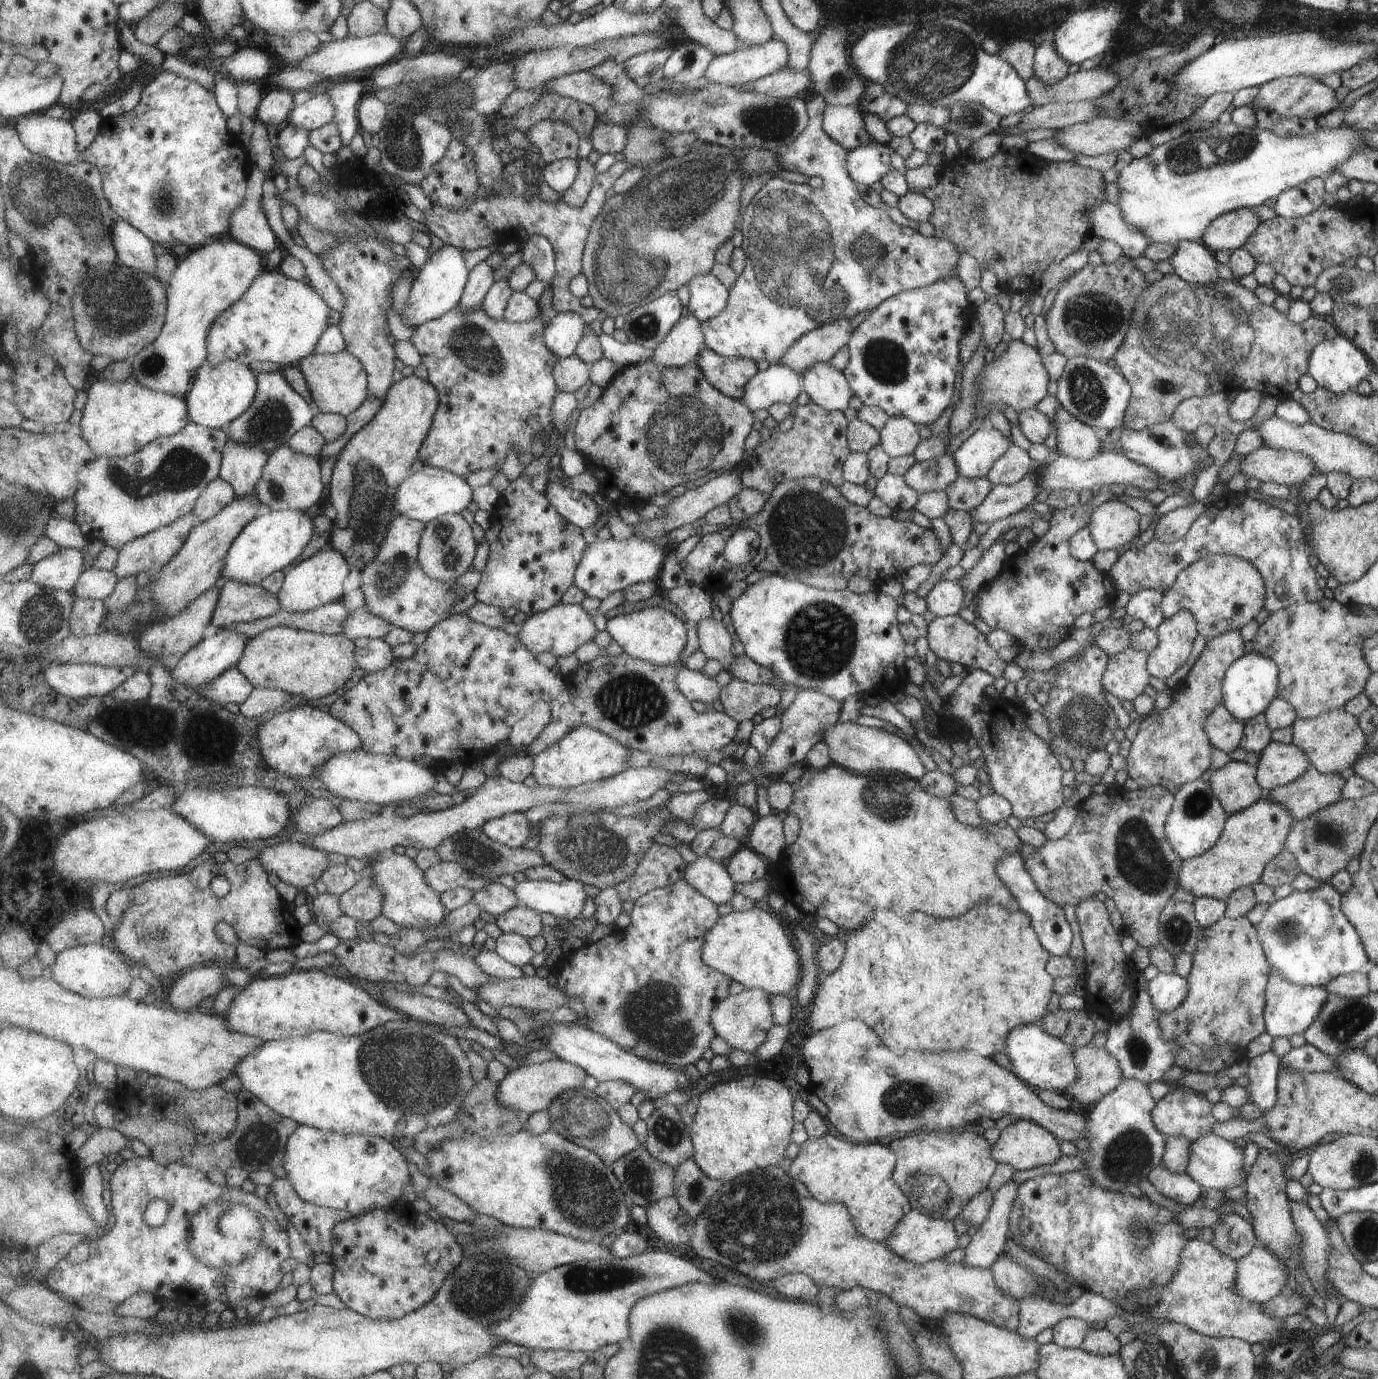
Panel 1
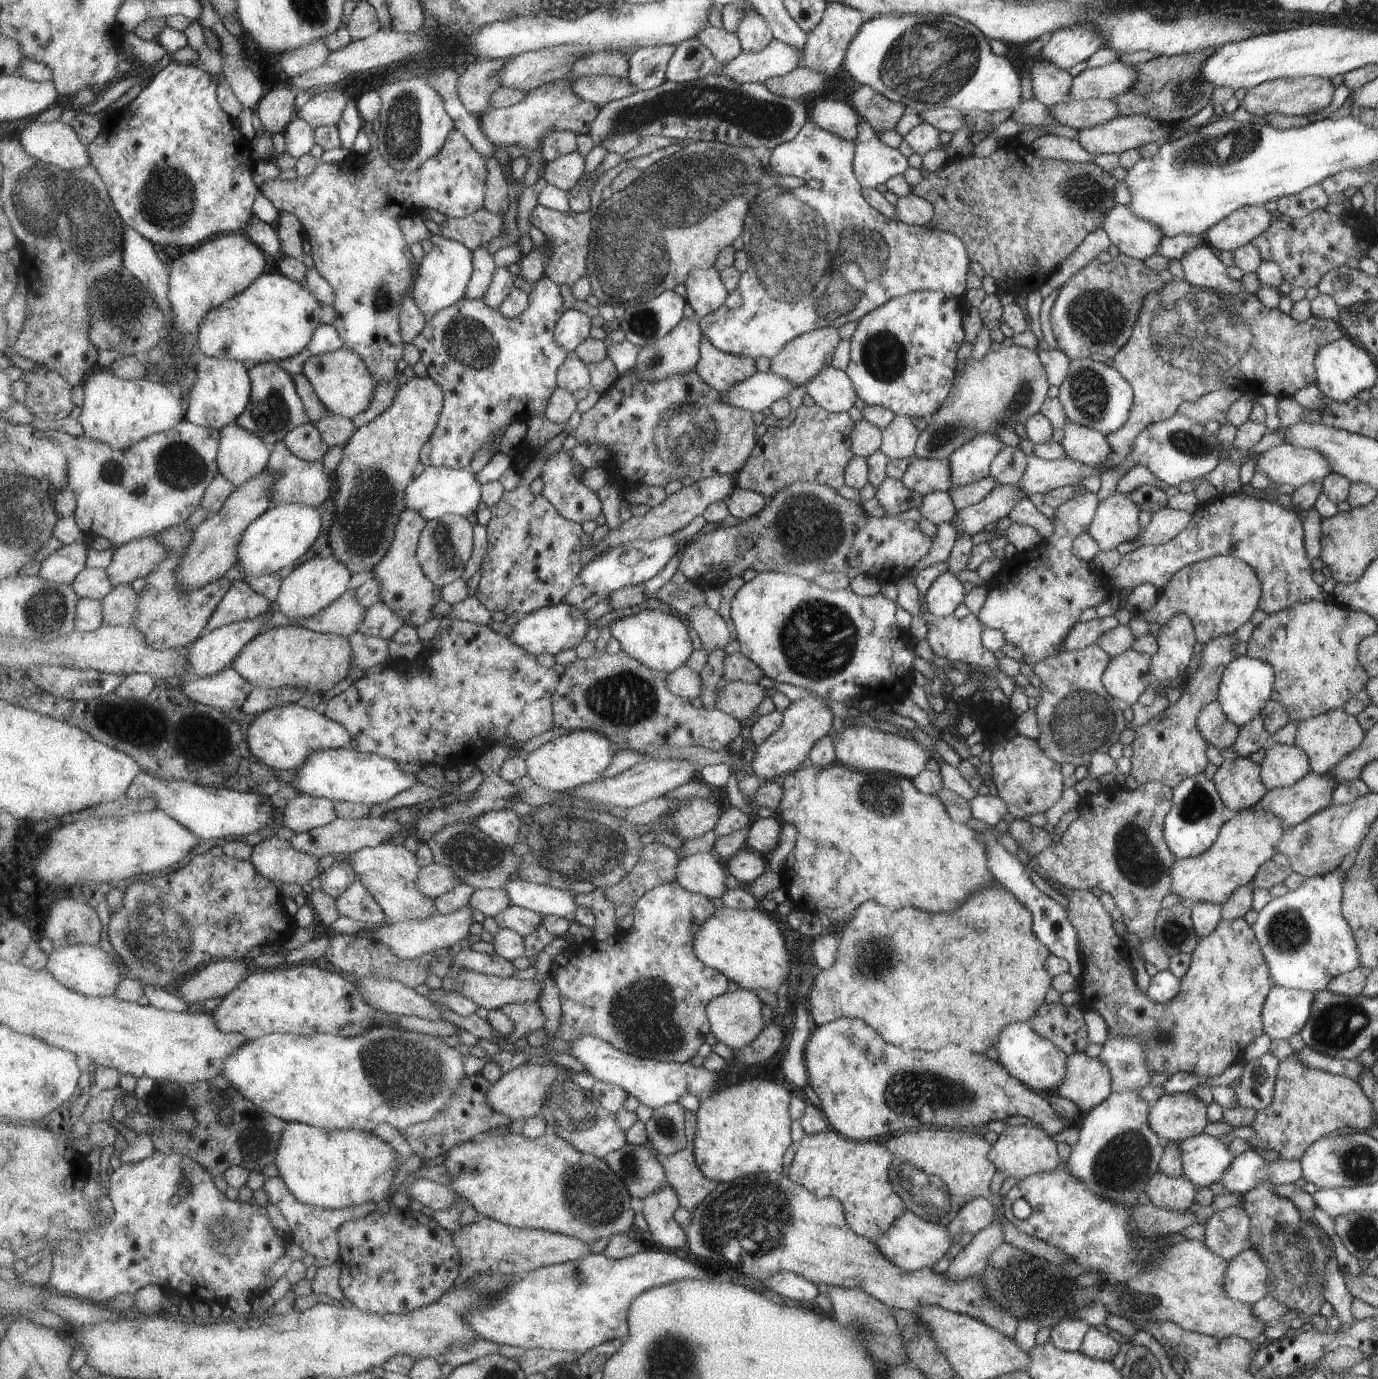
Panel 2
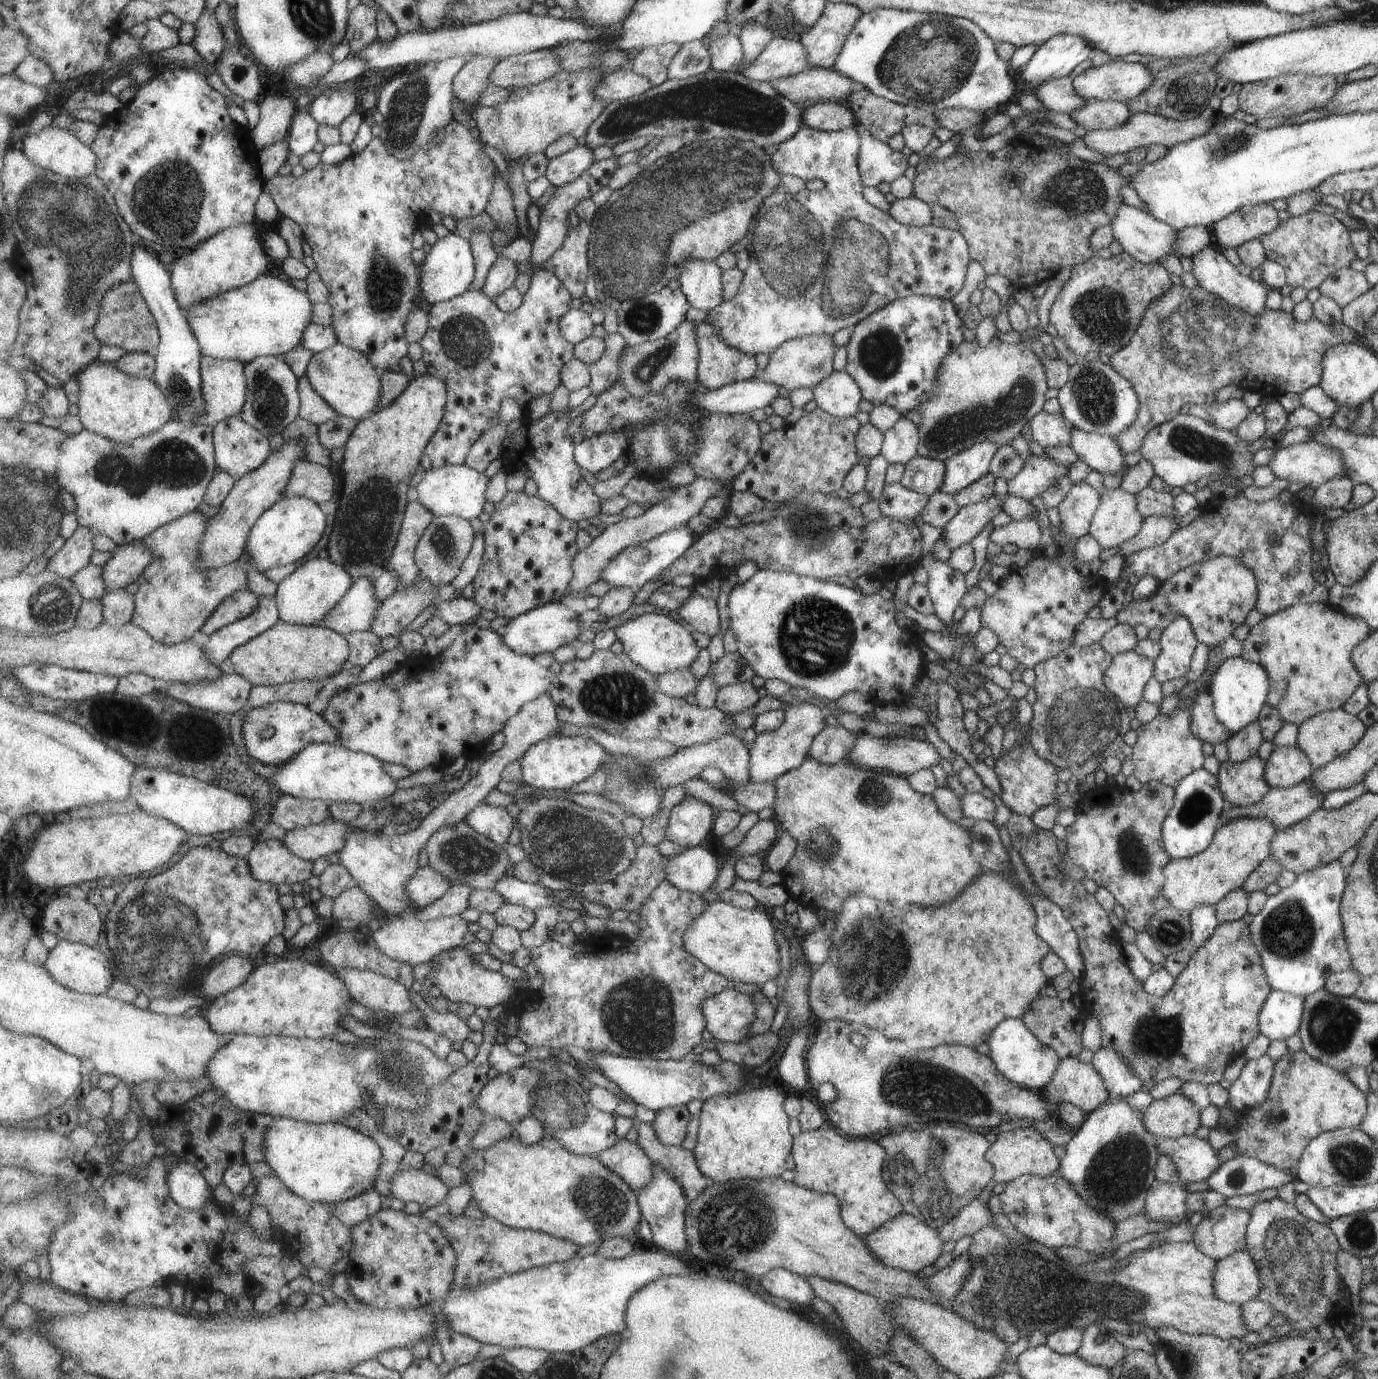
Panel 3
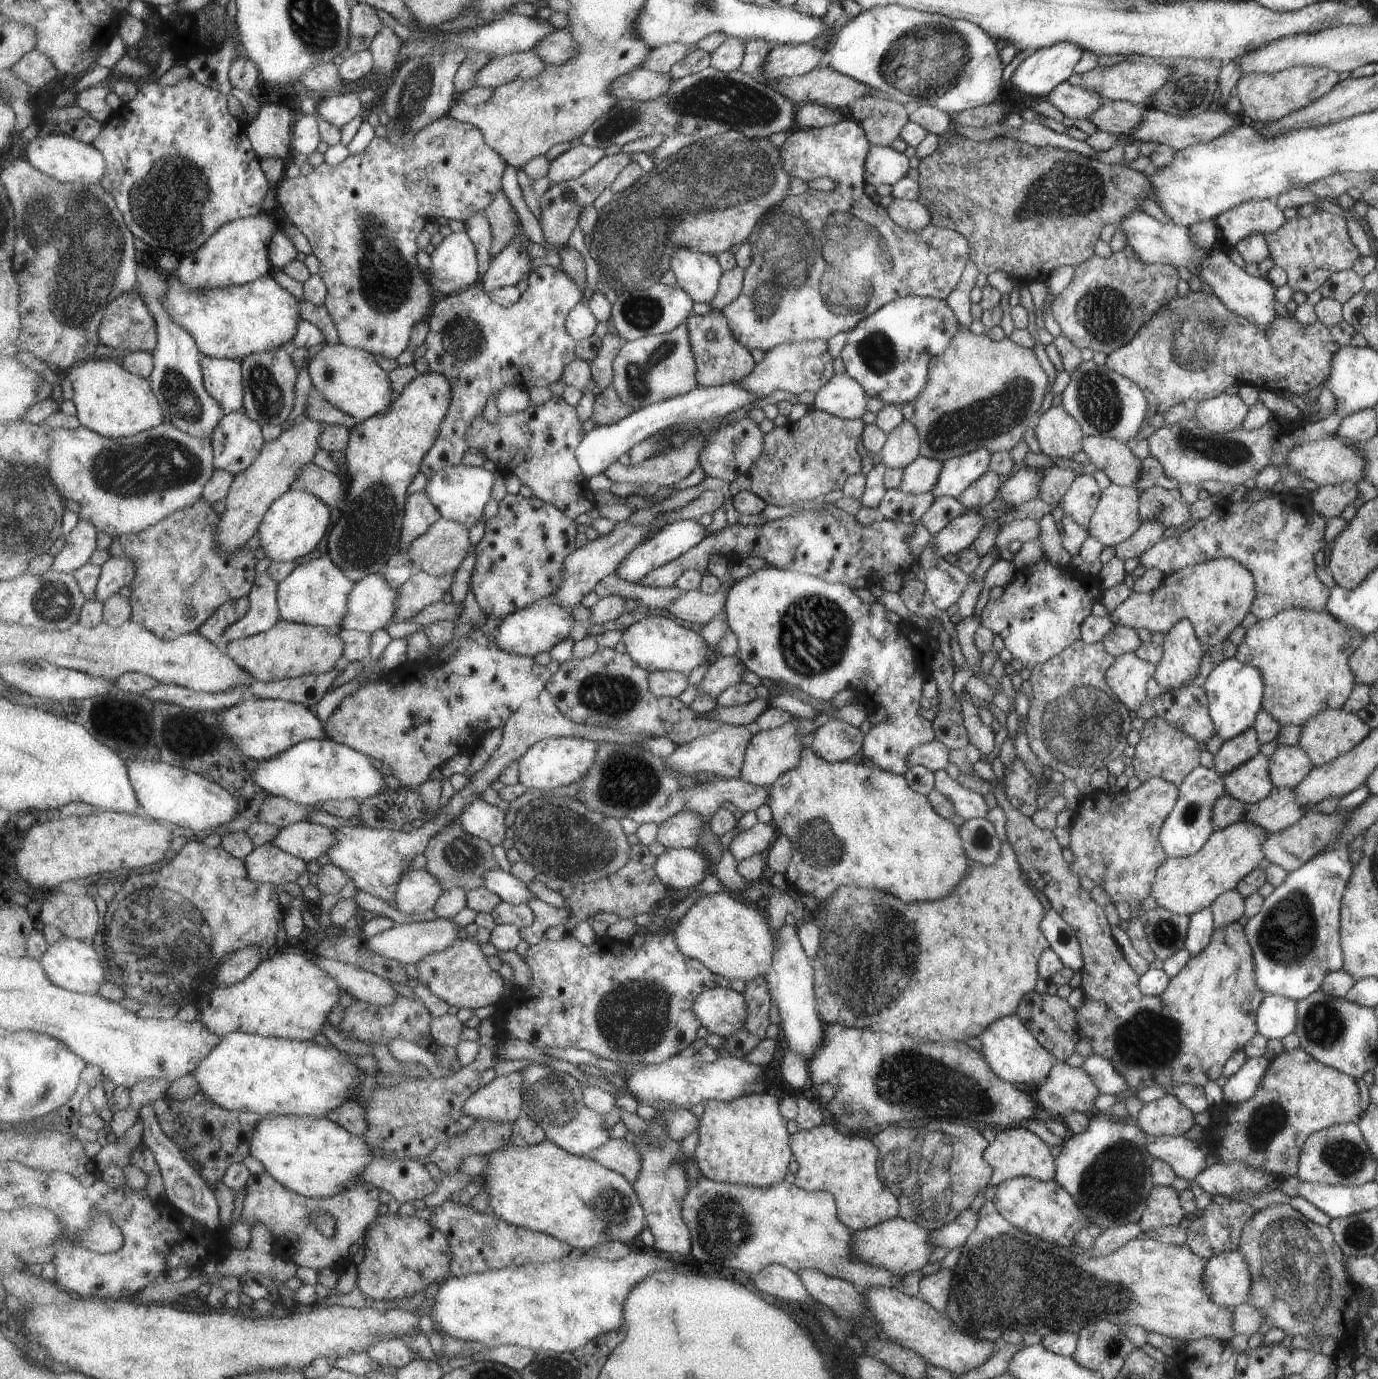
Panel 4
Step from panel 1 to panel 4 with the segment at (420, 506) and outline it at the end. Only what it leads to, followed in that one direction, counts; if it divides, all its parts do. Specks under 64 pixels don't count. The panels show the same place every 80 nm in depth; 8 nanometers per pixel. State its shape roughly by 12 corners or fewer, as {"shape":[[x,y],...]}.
{"shape":[[463,464],[427,478],[442,517],[468,529],[483,518],[495,474]]}

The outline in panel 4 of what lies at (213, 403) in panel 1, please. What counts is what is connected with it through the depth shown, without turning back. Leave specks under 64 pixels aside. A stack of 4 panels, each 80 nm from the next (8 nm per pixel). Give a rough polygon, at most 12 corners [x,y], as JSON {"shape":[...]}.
{"shape":[[203,356],[206,389],[224,414],[243,410],[241,360]]}

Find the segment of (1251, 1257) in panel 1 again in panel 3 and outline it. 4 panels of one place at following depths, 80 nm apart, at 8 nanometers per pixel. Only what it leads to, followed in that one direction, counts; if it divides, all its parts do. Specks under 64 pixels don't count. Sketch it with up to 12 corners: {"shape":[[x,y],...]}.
{"shape":[[1246,1250],[1216,1260],[1214,1293],[1242,1305],[1257,1298],[1257,1263]]}

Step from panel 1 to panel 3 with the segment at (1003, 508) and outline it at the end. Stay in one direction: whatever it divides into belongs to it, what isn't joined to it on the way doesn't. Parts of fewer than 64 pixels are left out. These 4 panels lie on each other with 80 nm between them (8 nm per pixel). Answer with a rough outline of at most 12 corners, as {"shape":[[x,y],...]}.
{"shape":[[994,495],[964,507],[942,528],[953,550],[1002,510]]}

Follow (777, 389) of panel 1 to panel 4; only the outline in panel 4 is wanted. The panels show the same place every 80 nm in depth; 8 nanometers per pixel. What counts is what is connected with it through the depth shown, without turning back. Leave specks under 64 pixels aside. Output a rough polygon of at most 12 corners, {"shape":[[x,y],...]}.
{"shape":[[739,383],[700,385],[588,432],[586,480],[648,436],[757,402]]}

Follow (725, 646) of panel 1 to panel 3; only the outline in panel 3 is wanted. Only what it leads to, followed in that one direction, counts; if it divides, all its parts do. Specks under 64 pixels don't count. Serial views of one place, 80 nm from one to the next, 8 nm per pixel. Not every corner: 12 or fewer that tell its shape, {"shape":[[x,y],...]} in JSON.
{"shape":[[695,592],[675,613],[709,637],[721,632],[719,606]]}

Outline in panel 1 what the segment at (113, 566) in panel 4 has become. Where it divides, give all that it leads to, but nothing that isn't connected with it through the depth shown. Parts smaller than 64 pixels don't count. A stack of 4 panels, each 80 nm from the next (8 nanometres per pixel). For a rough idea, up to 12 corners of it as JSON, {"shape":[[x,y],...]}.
{"shape":[[195,514],[121,548],[118,580],[158,572],[197,525]]}

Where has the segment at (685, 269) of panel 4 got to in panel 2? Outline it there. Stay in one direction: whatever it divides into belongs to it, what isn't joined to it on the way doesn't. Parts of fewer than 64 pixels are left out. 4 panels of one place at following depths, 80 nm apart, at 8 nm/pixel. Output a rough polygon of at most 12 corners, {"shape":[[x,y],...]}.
{"shape":[[693,268],[684,283],[695,318],[716,312],[729,293],[721,272]]}

